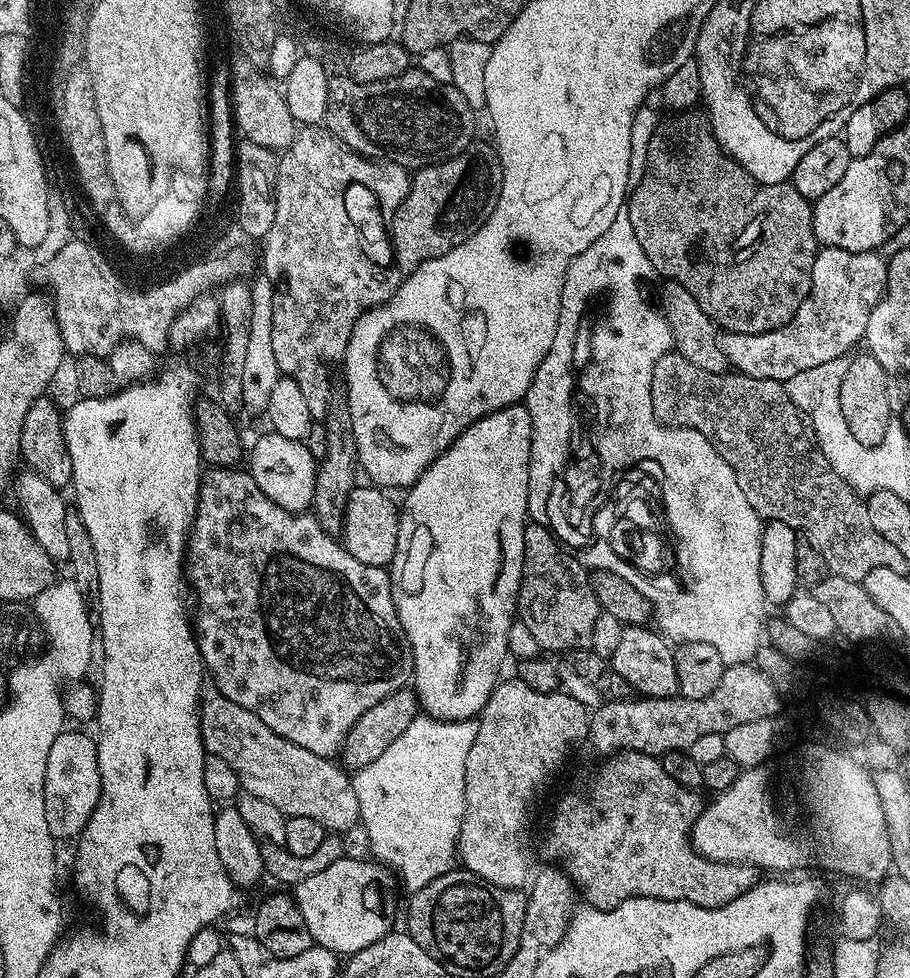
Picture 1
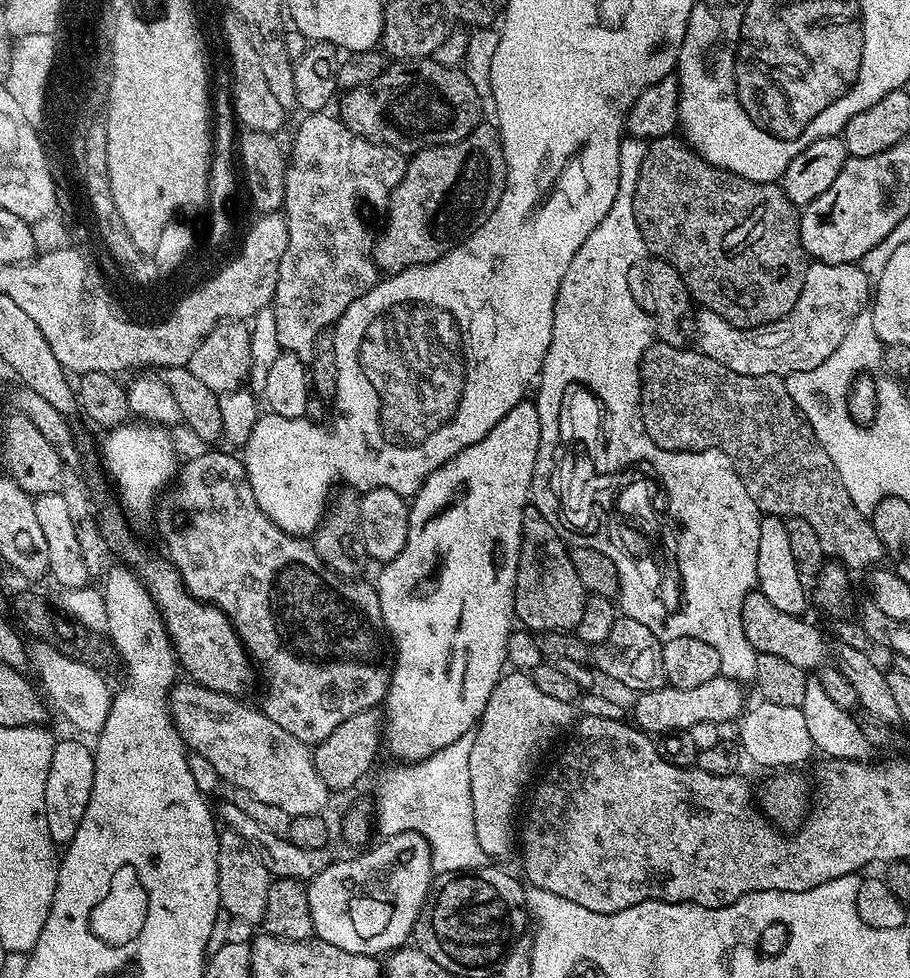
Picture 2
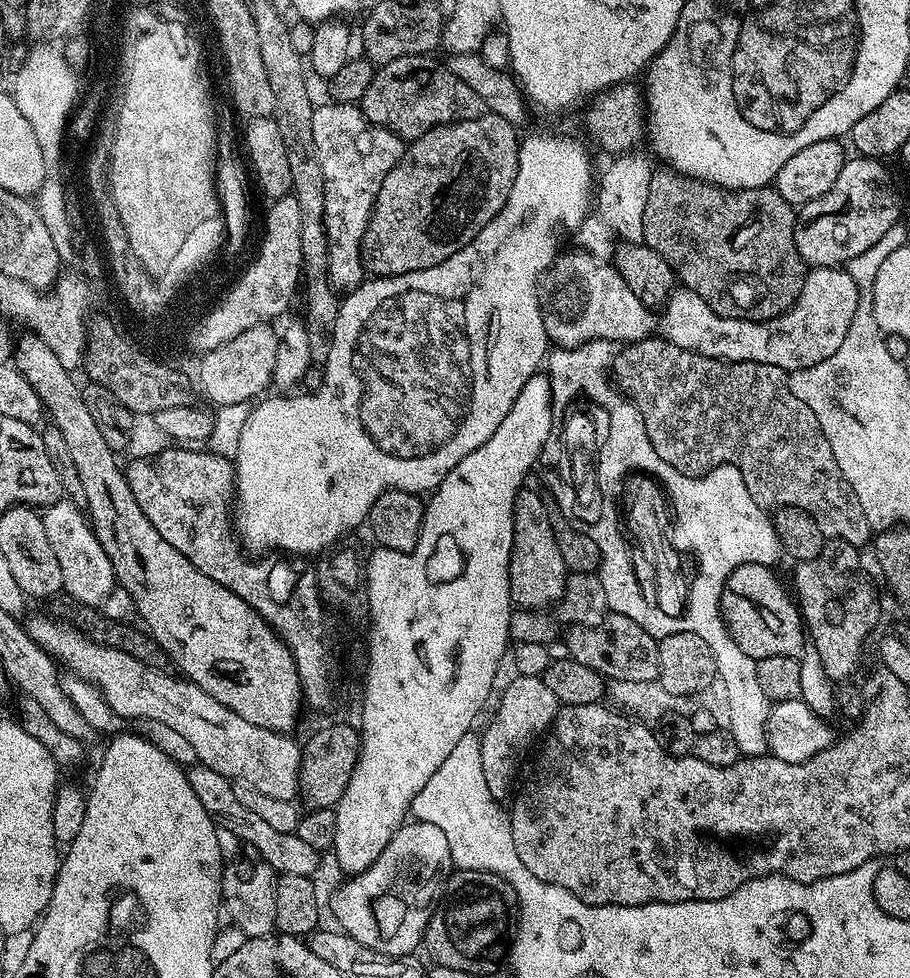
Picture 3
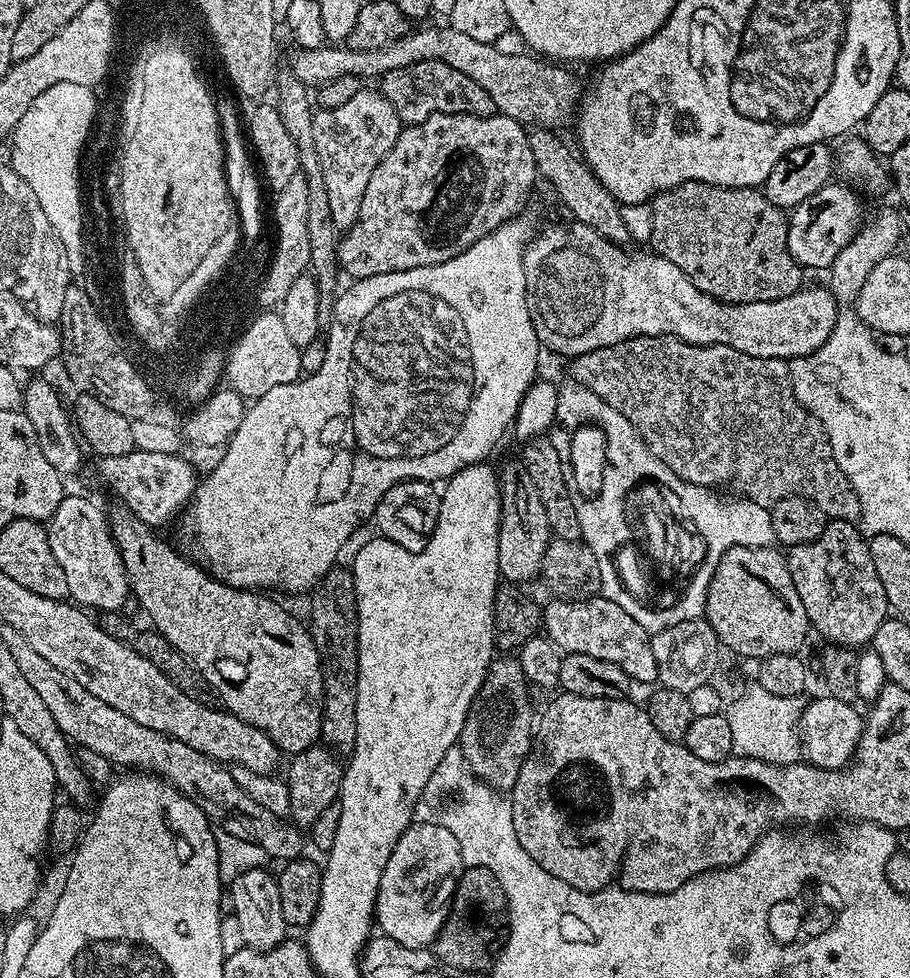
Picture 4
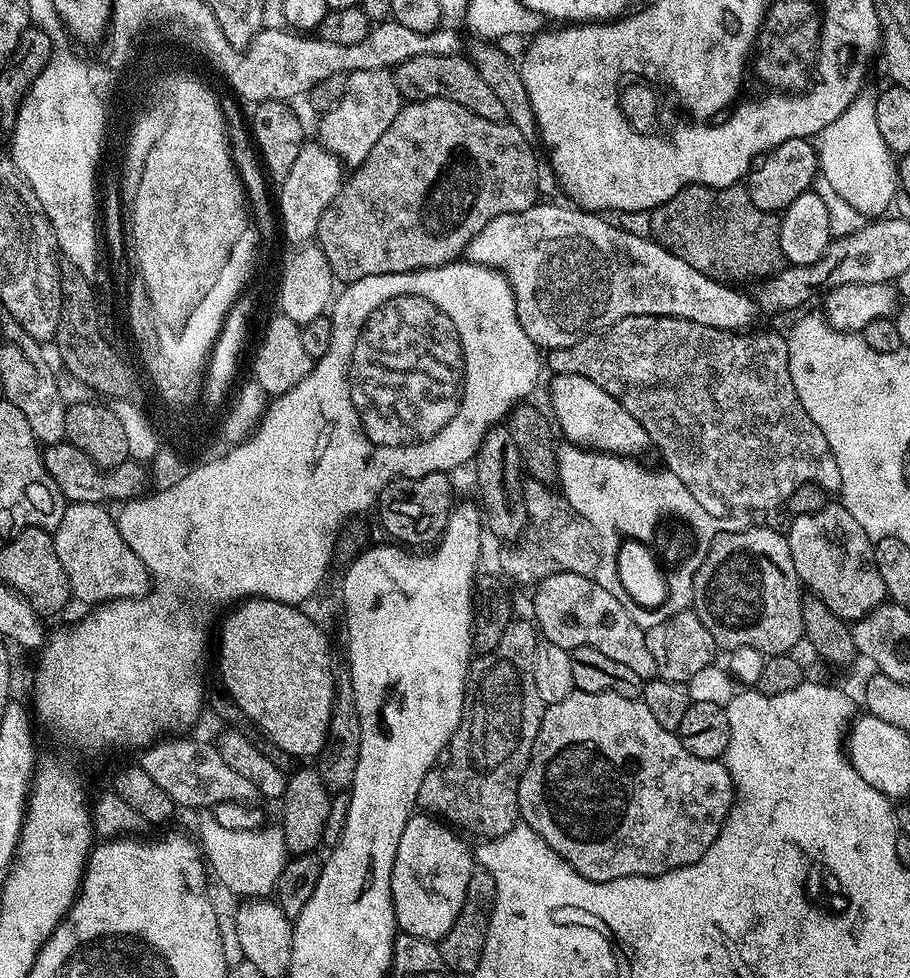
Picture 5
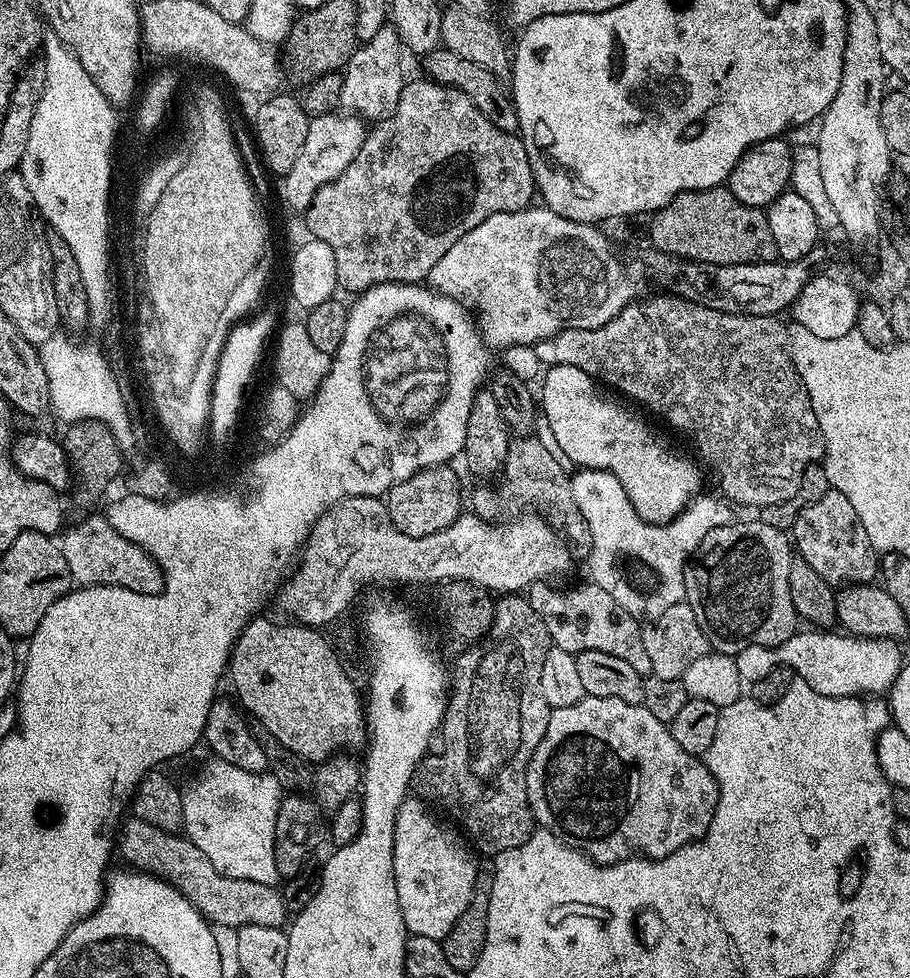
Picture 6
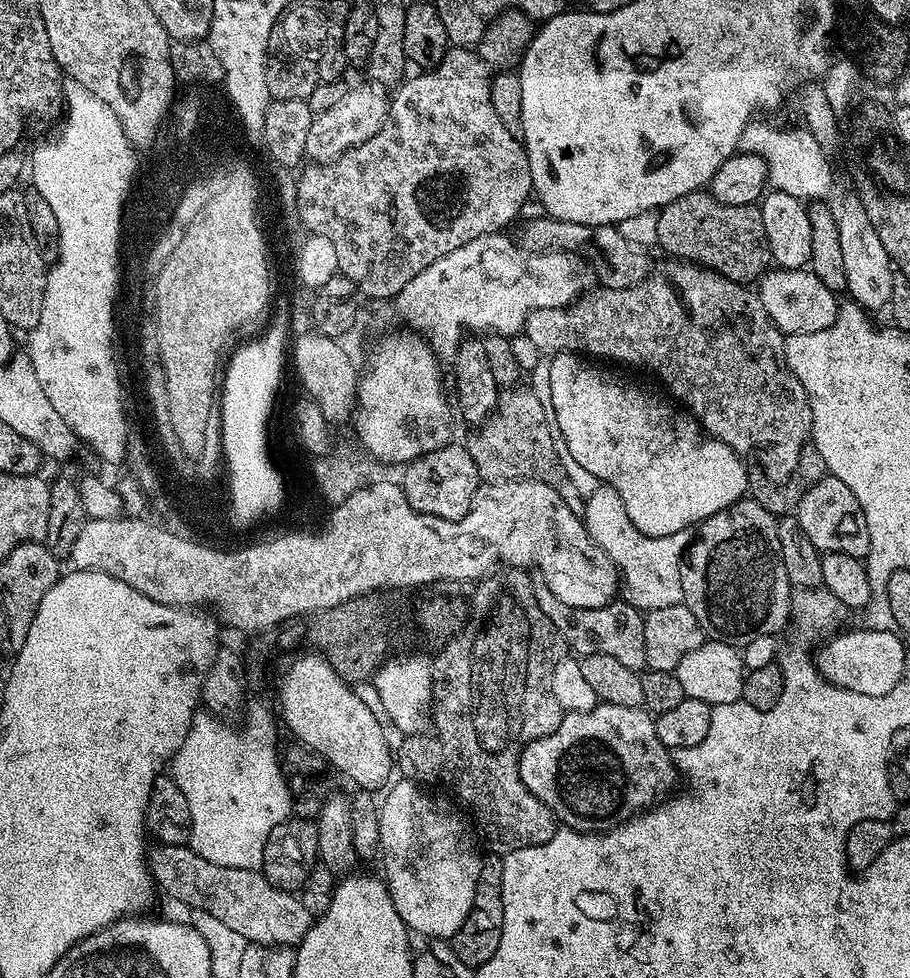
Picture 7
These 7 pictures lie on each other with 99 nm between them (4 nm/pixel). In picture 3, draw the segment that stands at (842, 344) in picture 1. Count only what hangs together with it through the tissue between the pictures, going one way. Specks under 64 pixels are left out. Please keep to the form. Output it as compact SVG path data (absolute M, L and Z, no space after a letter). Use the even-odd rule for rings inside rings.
M843 267L812 268L805 275L802 290L792 307L773 320L726 318L710 310L698 294L681 287L672 293L663 309L659 335L674 346L693 349L715 360L758 362L778 366L787 373L797 372L818 366L818 362L830 358L830 354L842 346L842 338L846 338L850 322L854 322L857 305L858 287Z

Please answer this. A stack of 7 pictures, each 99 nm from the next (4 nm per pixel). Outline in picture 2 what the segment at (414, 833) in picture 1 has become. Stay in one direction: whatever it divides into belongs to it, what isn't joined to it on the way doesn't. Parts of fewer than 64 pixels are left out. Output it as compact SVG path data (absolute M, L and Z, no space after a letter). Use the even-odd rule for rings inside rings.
M469 730L466 734L462 734L458 738L458 742L450 742L444 745L442 750L431 753L424 760L417 760L409 763L407 766L396 766L392 773L385 778L380 784L380 793L376 796L376 812L374 808L374 820L378 825L378 832L380 828L380 836L387 838L396 836L400 832L417 832L422 834L422 838L428 840L428 845L432 851L432 871L436 874L443 874L446 872L463 872L471 869L473 866L480 866L485 863L486 857L484 851L478 846L476 841L476 831L474 830L474 810L472 809L472 783L470 782L470 746L474 746L474 731Z

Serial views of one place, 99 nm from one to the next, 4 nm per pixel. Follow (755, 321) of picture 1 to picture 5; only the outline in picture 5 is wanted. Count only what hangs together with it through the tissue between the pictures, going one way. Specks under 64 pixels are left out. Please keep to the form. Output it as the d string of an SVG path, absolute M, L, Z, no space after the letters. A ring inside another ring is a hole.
M690 184L651 213L651 239L711 280L736 282L732 280L748 280L751 276L767 278L786 266L777 213L758 210L750 202L747 187L740 184L731 184L729 188Z

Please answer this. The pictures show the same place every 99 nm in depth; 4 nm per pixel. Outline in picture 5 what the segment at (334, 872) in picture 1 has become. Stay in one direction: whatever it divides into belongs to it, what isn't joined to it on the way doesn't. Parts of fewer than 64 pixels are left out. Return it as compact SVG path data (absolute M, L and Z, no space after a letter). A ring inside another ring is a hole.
M413 814L404 823L402 838L396 841L394 870L390 874L390 902L401 933L438 942L454 926L454 918L458 918L462 902L466 902L474 852L463 835L455 836L451 831L455 832L431 814Z

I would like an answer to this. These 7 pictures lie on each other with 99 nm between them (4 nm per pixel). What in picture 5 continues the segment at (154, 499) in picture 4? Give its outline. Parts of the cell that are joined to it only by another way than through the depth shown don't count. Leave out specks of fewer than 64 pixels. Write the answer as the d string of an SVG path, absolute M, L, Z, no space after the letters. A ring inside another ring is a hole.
M67 442L47 445L43 454L46 470L50 478L58 482L58 490L62 490L68 504L104 504L108 500L127 502L142 497L149 491L150 472L139 460L130 458L122 462L122 466L105 470L98 467L89 456L82 454L78 446Z

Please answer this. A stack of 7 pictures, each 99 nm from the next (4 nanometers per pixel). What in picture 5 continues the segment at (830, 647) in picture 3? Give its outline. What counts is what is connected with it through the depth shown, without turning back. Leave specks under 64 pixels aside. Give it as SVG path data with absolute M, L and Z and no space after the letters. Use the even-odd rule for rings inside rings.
M825 503L824 508L814 514L794 518L786 535L790 546L790 558L794 558L794 570L801 585L813 597L820 599L840 620L855 622L870 615L879 604L885 603L888 591L882 582L882 574L878 574L872 537L866 534L866 530L862 530L862 526L858 526L858 522L854 522L854 514L850 514L850 510L846 510L843 503L835 503Z

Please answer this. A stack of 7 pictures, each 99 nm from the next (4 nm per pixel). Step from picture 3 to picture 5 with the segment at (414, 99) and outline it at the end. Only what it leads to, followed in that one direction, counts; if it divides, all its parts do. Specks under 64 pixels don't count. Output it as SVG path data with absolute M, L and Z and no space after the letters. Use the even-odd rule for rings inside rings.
M419 56L396 65L394 69L396 85L405 101L429 100L430 98L446 98L458 102L458 106L466 106L478 118L486 118L490 122L507 121L508 115L498 99L498 94L486 86L486 78L478 74L469 59L459 56Z

